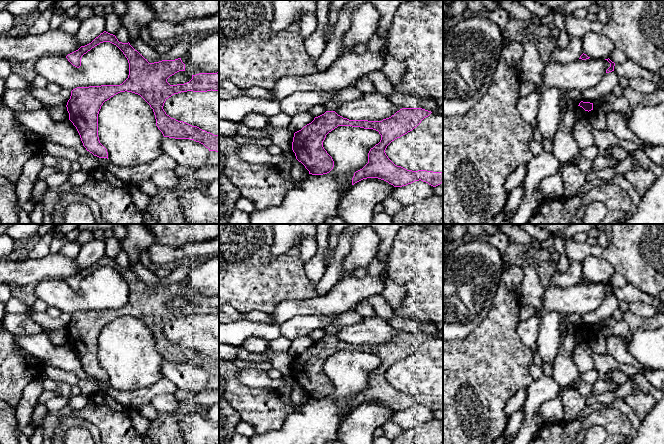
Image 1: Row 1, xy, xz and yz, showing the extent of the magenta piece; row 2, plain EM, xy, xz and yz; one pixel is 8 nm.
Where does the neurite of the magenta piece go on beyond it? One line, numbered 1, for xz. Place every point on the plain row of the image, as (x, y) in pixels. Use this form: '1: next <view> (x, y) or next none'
1: next none

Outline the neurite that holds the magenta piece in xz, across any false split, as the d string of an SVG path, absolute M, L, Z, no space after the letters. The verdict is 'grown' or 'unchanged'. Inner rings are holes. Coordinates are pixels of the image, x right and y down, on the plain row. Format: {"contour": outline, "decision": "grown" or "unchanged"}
{"contour": "M402 332L382 345L368 345L349 344L335 335L326 335L294 357L292 374L296 383L305 390L309 398L327 398L334 391L332 381L323 371L323 365L329 356L338 350L373 353L379 356L381 364L370 373L368 387L354 397L352 409L363 403L378 402L394 411L406 410L419 404L436 411L443 407L443 396L407 394L395 389L385 377L392 365L412 355L431 337L422 332Z", "decision": "unchanged"}

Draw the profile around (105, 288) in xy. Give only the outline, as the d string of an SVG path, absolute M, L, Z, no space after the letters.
M103 266L82 280L79 292L73 290L66 280L48 279L37 283L35 294L37 299L44 301L49 307L56 307L62 313L72 315L77 311L120 309L128 302L129 287L116 269Z

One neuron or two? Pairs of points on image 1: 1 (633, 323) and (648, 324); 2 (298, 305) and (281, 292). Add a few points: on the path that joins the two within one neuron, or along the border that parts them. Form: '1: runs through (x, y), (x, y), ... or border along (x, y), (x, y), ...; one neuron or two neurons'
1: runs through (637, 323), (644, 323); one neuron
2: border along (315, 297), (284, 300), (272, 312); two neurons

